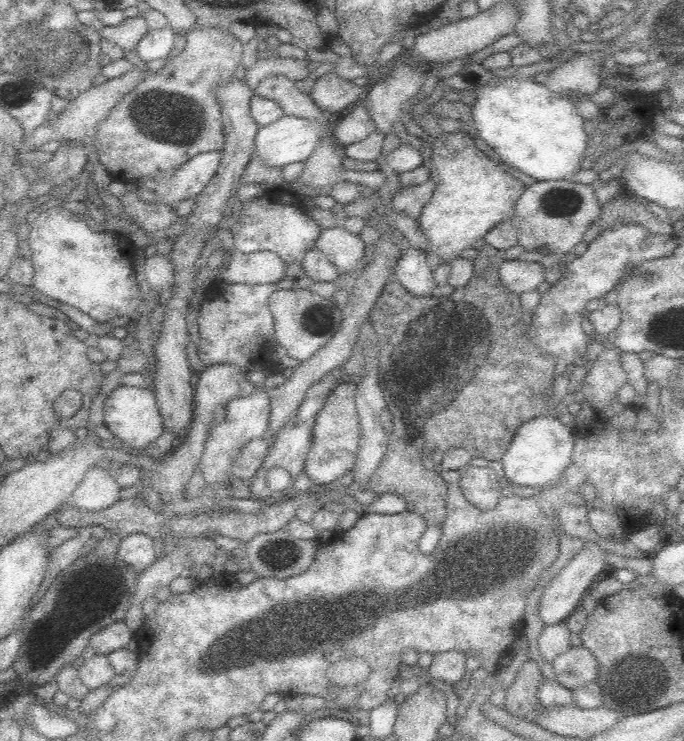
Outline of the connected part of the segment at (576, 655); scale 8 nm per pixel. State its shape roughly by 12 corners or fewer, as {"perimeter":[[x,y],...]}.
{"perimeter":[[571,646],[548,673],[574,691],[596,679],[598,661]]}

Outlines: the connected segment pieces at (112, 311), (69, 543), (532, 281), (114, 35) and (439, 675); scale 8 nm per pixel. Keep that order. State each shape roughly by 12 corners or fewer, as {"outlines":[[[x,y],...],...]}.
{"outlines":[[[48,204],[27,240],[32,289],[98,323],[142,323],[114,232]],[[92,528],[73,538],[48,554],[43,588],[58,570],[68,568],[88,548]],[[520,259],[500,264],[500,281],[510,293],[538,289],[548,270]],[[138,14],[119,26],[104,26],[100,34],[124,53],[137,48],[148,34]],[[436,653],[428,675],[454,688],[468,671],[467,655]]]}

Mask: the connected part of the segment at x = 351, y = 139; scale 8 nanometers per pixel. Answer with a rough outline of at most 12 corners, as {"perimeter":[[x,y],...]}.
{"perimeter":[[363,104],[333,124],[334,139],[344,148],[374,132]]}

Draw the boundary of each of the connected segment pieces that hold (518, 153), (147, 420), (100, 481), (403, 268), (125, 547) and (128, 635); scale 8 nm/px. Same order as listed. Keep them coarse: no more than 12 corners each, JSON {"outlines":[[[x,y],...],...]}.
{"outlines":[[[474,82],[469,129],[537,181],[574,179],[588,144],[570,95]],[[120,384],[106,397],[103,424],[127,449],[164,431],[151,388]],[[96,465],[73,490],[76,509],[100,511],[115,504],[120,485]],[[406,247],[393,270],[415,296],[435,291],[427,252]],[[128,534],[114,556],[142,572],[158,560],[148,535]],[[122,620],[94,633],[89,646],[108,655],[134,645],[136,633]]]}

